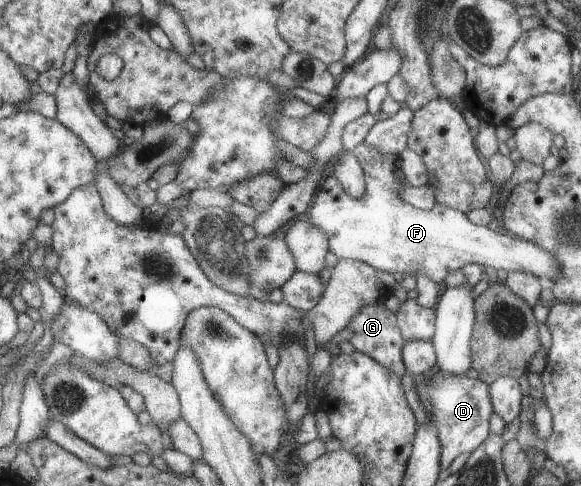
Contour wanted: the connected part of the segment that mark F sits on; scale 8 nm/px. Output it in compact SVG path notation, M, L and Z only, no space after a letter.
M367 143L357 144L352 153L363 169L365 194L351 198L335 177L326 177L306 212L309 224L319 230L323 228L329 251L337 259L358 260L389 274L423 274L436 283L444 282L450 270L461 270L466 264L475 263L507 272L529 272L545 285L561 277L559 262L531 242L507 232L499 234L493 226L471 224L465 213L447 206L435 203L431 209L422 210L401 200L399 191L409 184L397 156L381 154Z

